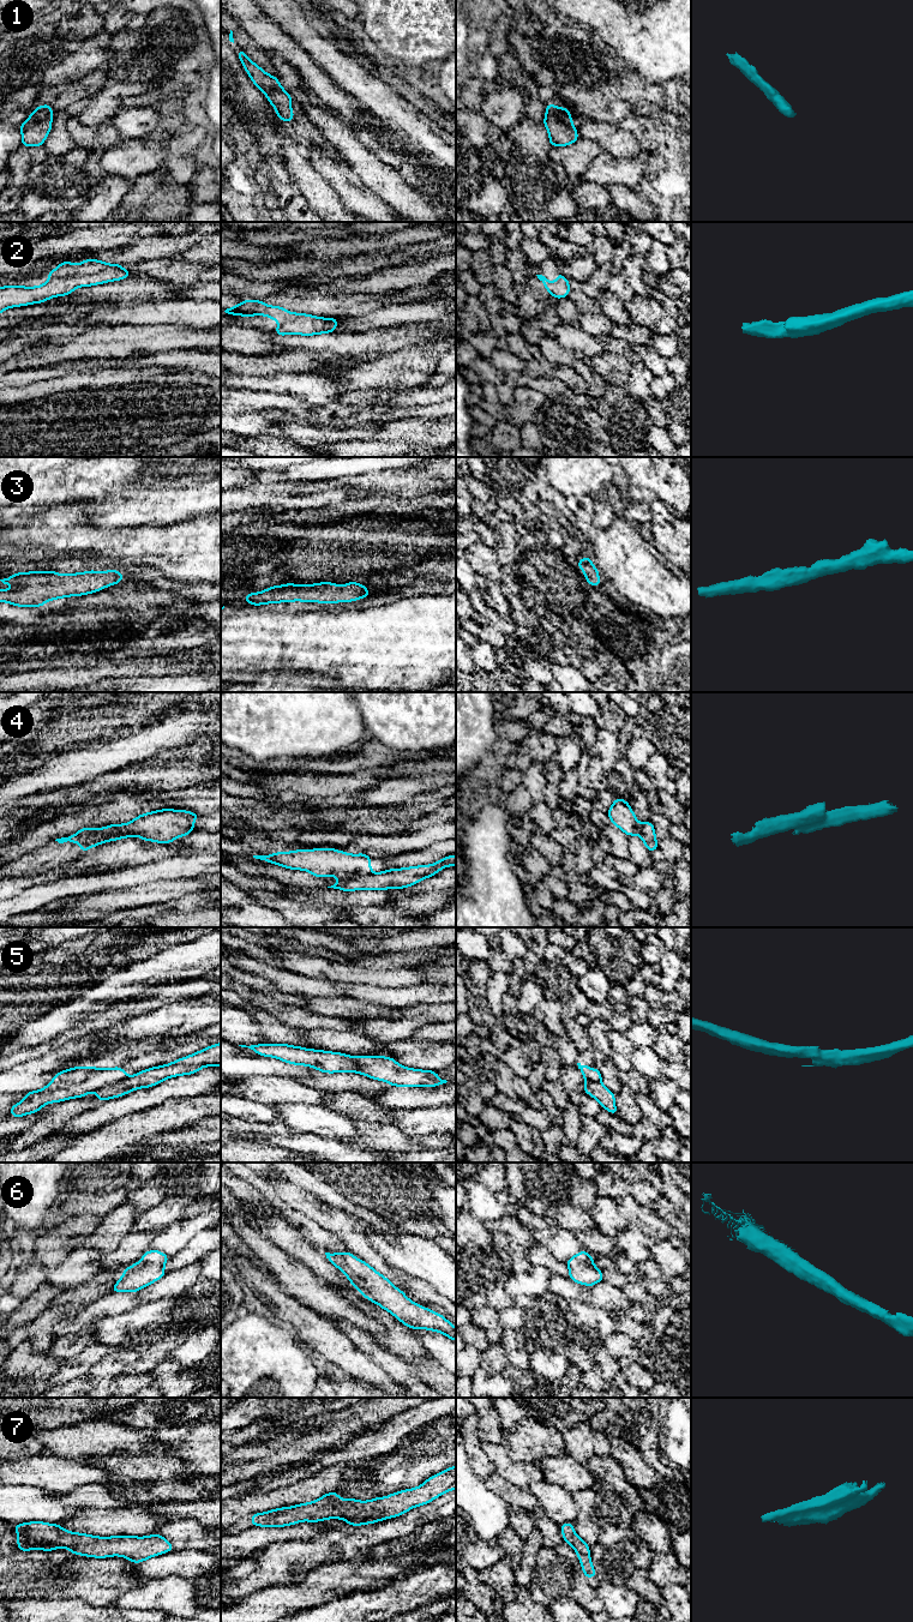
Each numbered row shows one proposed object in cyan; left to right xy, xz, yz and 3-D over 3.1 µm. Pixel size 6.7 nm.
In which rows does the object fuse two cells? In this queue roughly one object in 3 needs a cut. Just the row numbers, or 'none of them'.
4, 5

